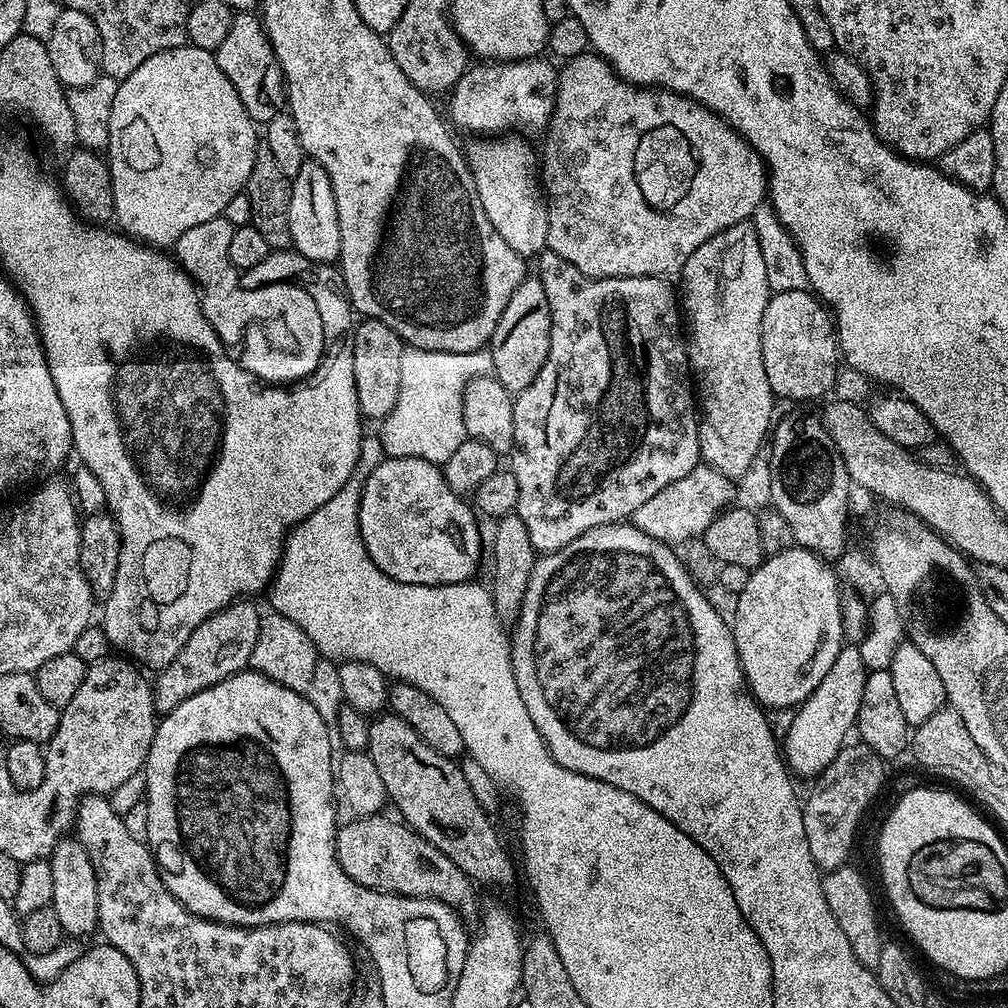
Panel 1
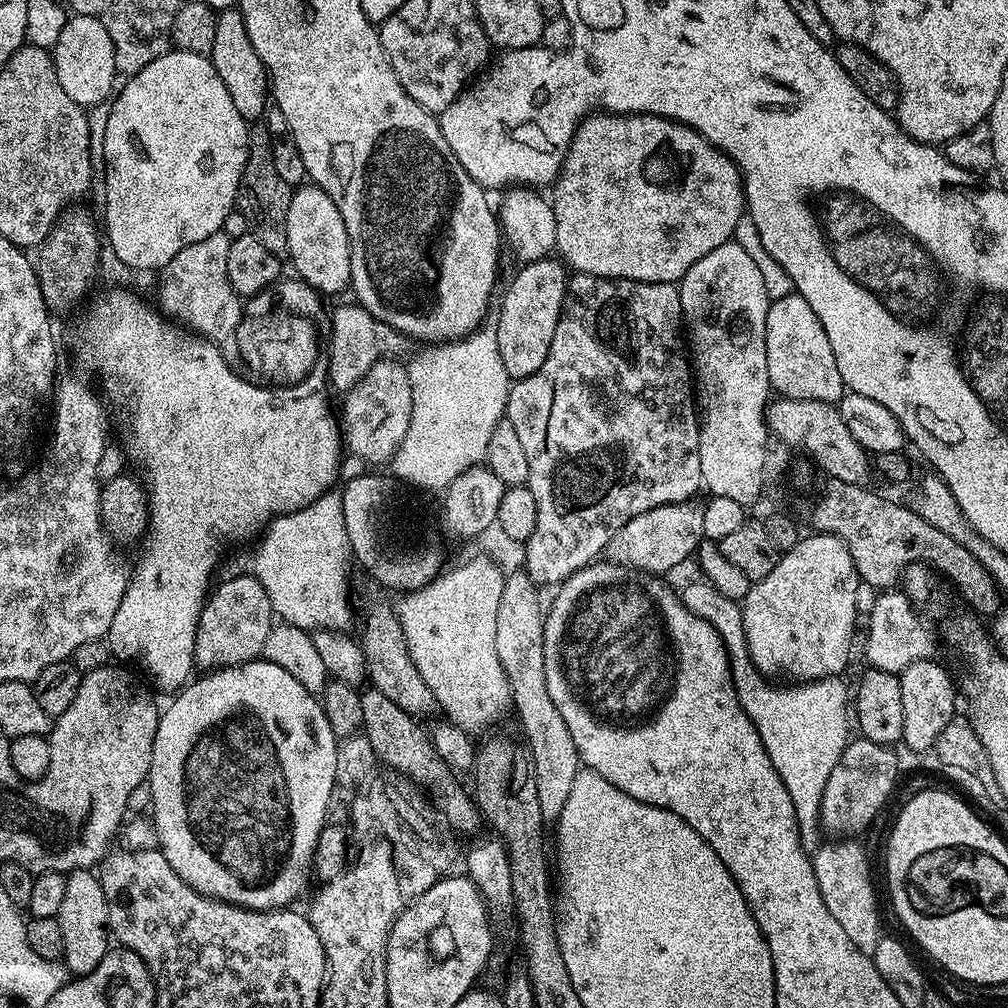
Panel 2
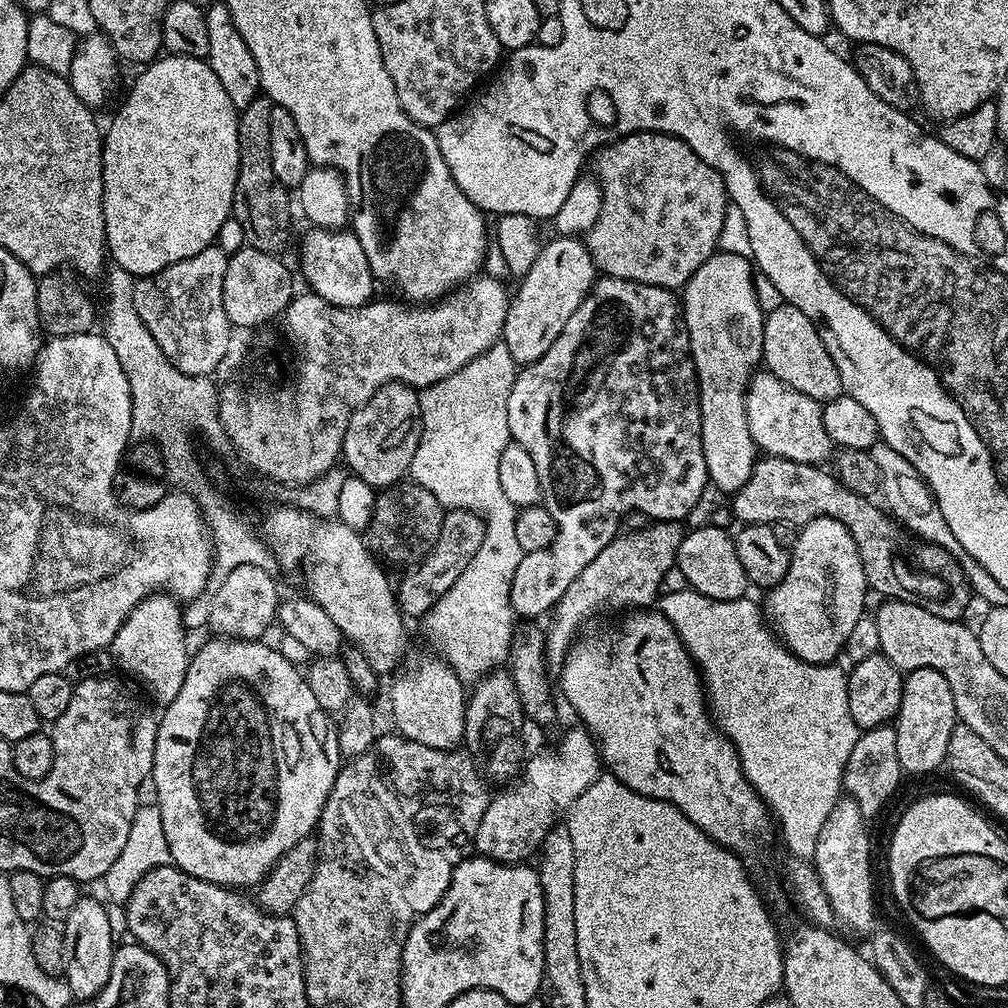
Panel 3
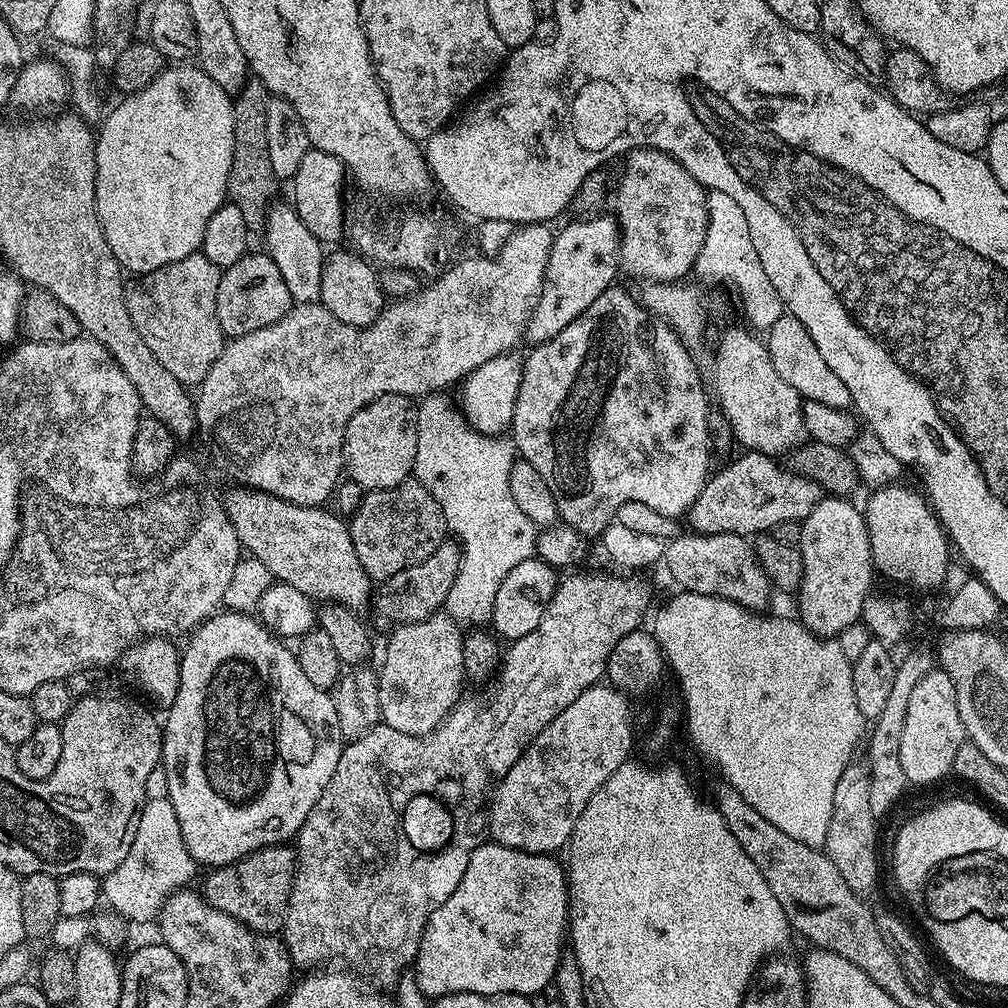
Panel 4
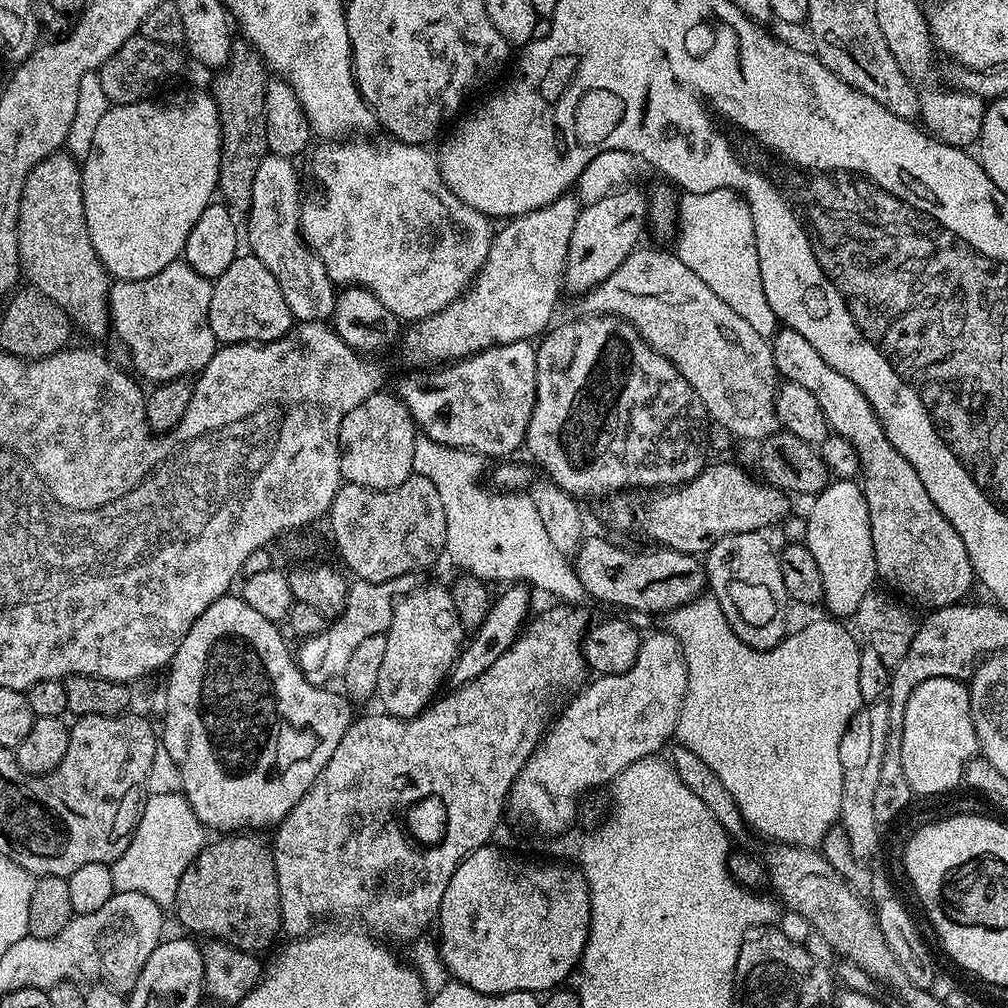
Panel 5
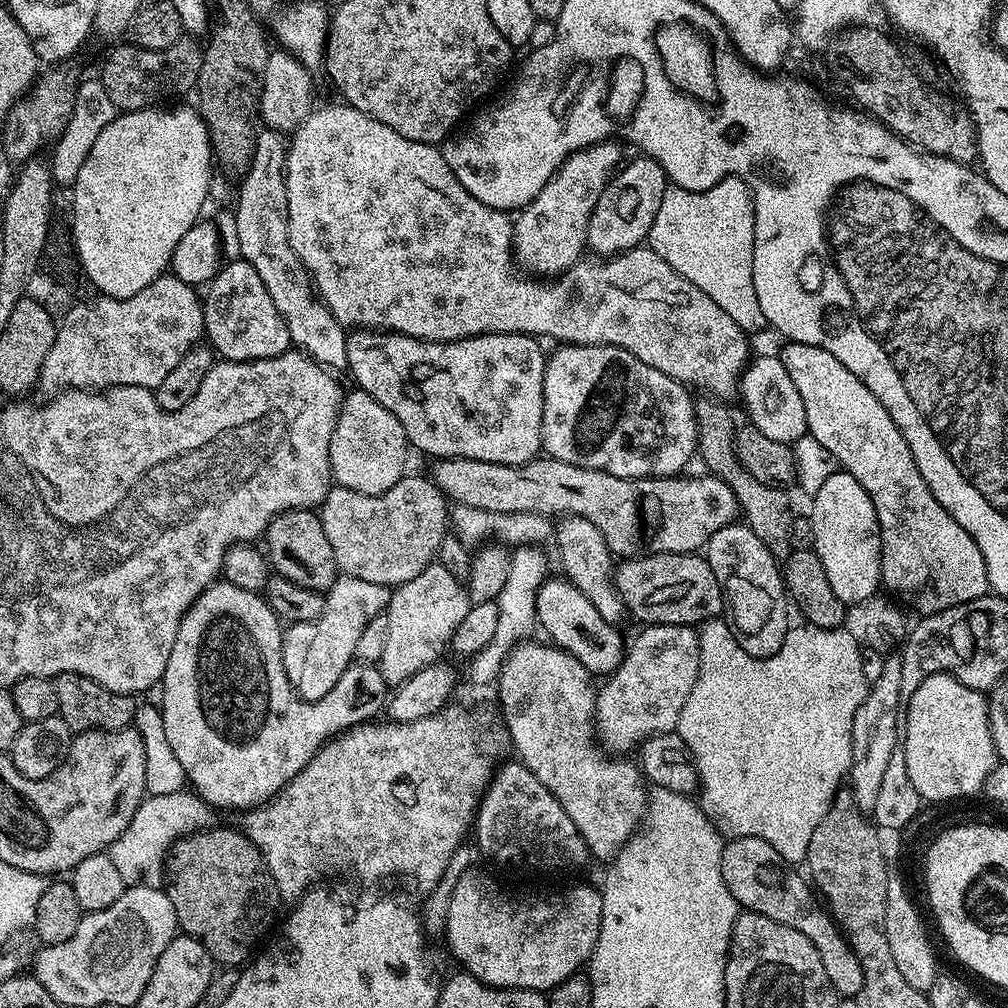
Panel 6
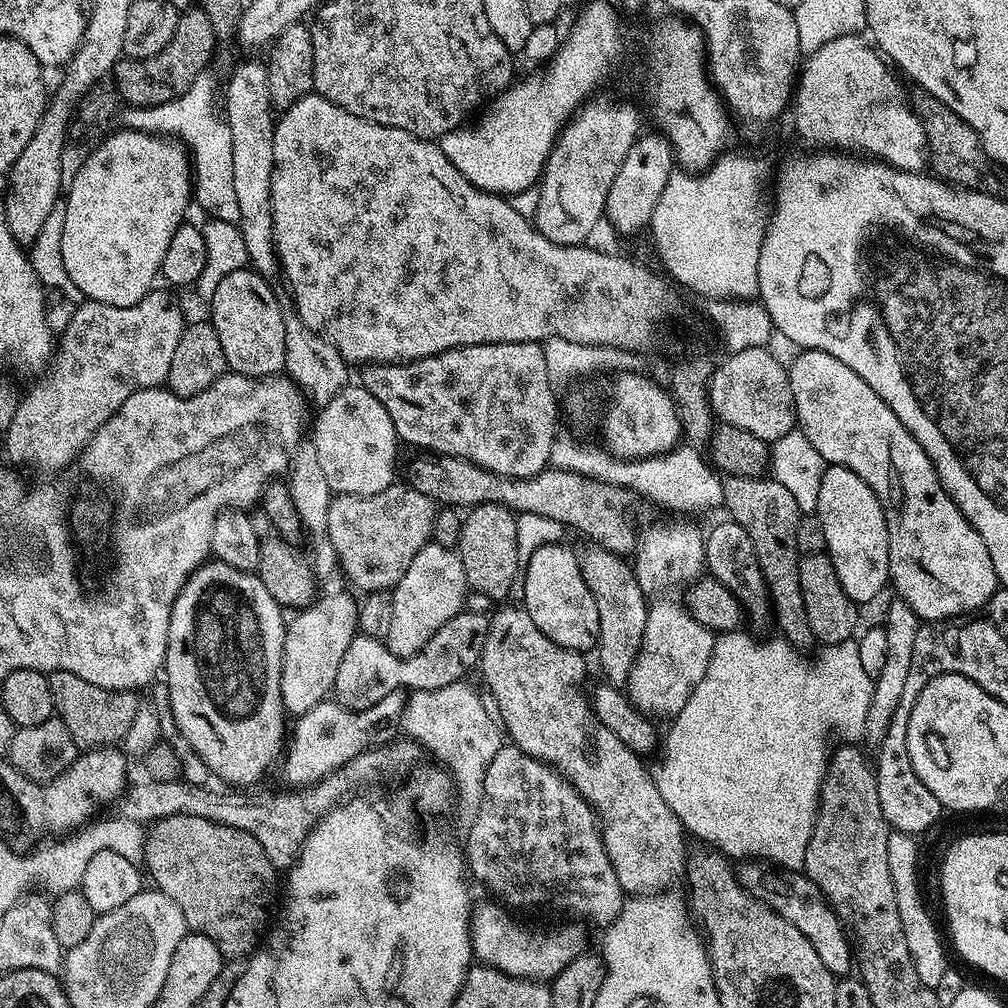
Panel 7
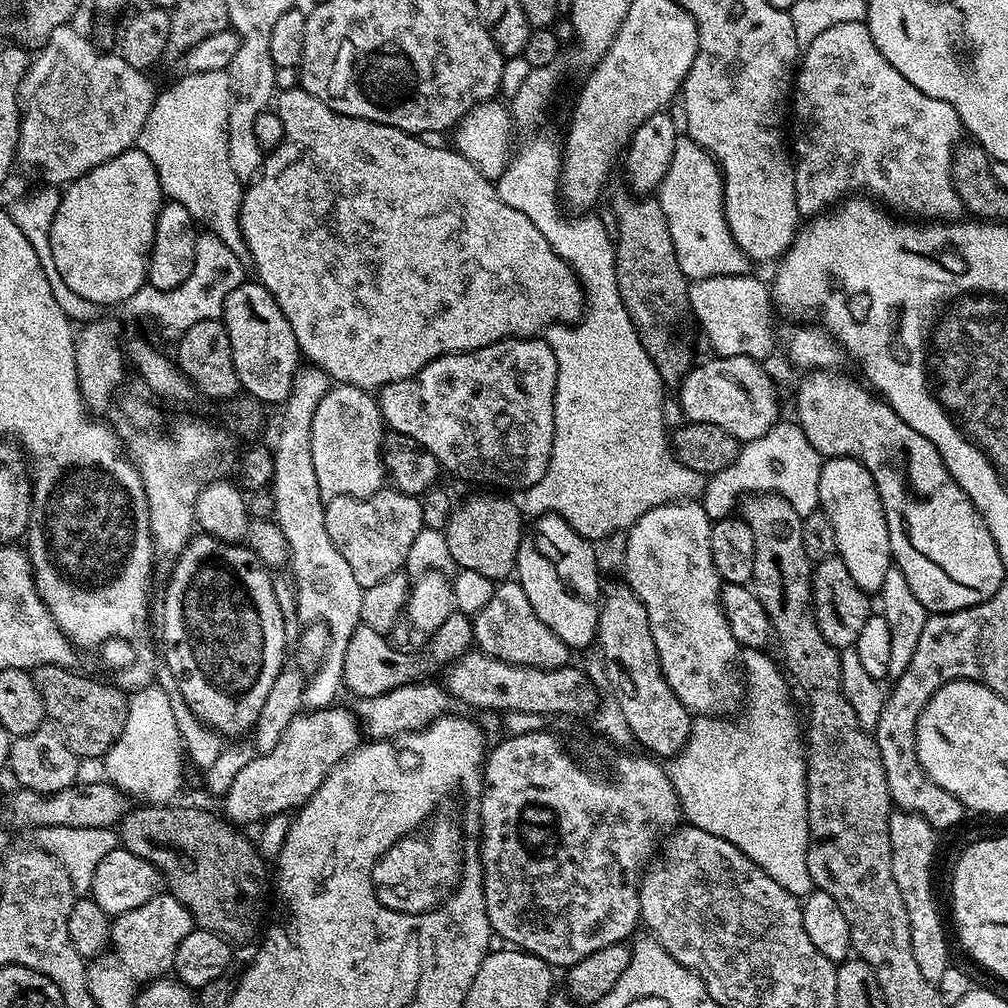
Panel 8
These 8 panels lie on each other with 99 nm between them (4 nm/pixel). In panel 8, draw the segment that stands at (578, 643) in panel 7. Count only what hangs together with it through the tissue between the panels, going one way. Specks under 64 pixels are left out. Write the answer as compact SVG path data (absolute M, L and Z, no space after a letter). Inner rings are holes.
M557 514L535 517L518 546L515 579L526 590L534 614L562 638L570 650L593 647L602 603L602 579L593 541L576 533Z

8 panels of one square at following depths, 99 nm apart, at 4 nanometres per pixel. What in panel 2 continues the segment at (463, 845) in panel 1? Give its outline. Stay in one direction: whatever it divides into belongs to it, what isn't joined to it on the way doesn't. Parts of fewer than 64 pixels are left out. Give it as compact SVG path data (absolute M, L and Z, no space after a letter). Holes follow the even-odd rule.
M368 686L360 692L360 697L362 698L362 722L364 723L362 734L370 738L370 746L374 746L377 761L381 765L385 764L385 769L400 773L412 784L426 790L435 811L437 813L440 811L444 815L445 822L449 824L445 825L453 833L478 831L480 824L482 825L482 817L475 799L470 795L469 789L467 792L456 781L459 779L454 775L452 769L446 766L446 762L442 762L438 750L434 750L431 735L426 728L424 732L423 726L420 725L423 723L417 717L406 714L402 706L394 706L394 702L390 702L390 698L382 694L382 690Z

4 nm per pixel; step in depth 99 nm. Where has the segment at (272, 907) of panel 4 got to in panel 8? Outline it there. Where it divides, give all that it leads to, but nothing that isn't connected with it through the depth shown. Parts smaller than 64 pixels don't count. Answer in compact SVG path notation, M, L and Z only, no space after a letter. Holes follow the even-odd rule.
M145 803L143 805L143 807L144 808L133 807L131 810L129 810L129 812L127 814L124 815L123 820L120 821L120 823L118 825L119 843L130 854L134 854L138 858L142 858L146 862L150 862L152 865L154 865L154 867L156 867L156 869L158 869L158 871L160 872L160 875L162 877L163 883L166 885L167 891L174 898L178 898L178 902L182 902L182 906L186 906L186 910L188 911L188 913L190 913L192 915L193 925L195 925L195 927L198 927L198 928L204 928L204 929L206 929L207 932L213 932L214 934L218 934L219 936L224 937L224 939L229 942L237 942L236 940L248 940L251 938L252 935L255 934L256 931L258 931L257 933L259 933L261 931L262 925L265 923L263 908L264 908L264 864L266 864L266 860L265 860L265 857L261 856L259 848L257 848L254 843L253 837L251 835L249 837L243 836L243 834L240 833L243 831L241 831L241 829L239 827L236 827L234 824L227 822L223 815L217 814L217 816L215 816L214 813L207 812L207 810L204 808L168 808L168 807L172 807L172 806L165 806L163 803L158 803L158 804Z

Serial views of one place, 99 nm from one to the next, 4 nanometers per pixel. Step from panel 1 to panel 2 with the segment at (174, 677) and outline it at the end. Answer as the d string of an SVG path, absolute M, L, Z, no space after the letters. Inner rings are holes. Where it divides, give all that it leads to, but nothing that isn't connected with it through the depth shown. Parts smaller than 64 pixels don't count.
M247 574L228 576L220 585L218 584L215 585L214 591L209 595L204 609L200 611L198 626L196 627L194 664L200 670L235 668L257 659L261 655L267 635L270 634L274 625L274 613L270 606L270 598L266 594L266 590L262 590L262 582L258 582L255 576Z

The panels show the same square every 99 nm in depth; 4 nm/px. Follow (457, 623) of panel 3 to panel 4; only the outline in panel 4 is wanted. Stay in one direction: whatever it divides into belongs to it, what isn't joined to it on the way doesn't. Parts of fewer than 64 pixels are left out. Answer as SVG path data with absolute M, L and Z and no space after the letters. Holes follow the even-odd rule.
M429 394L417 405L416 413L416 448L413 477L434 496L442 506L445 525L450 529L460 546L460 565L458 578L450 586L446 605L447 615L457 622L468 626L484 626L492 619L494 594L502 586L502 578L522 562L536 556L536 538L538 526L522 514L518 502L510 489L510 470L513 468L518 453L509 437L486 436L469 427L462 412L442 394Z

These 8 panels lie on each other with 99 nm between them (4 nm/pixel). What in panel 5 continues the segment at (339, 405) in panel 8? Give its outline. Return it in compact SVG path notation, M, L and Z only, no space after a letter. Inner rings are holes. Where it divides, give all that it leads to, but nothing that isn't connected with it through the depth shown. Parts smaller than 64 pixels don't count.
M381 390L370 394L366 402L354 406L340 427L340 475L347 483L363 488L397 488L410 478L414 466L414 448L418 437L416 423L399 395Z

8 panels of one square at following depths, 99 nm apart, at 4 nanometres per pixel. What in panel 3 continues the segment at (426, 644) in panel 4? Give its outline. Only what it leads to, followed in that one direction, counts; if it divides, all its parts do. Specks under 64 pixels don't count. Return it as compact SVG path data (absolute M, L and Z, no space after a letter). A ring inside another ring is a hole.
M439 655L420 656L417 660L411 660L407 661L406 667L392 684L392 720L396 723L395 731L405 740L425 744L434 750L459 749L464 739L466 718L465 681L459 680L456 671Z

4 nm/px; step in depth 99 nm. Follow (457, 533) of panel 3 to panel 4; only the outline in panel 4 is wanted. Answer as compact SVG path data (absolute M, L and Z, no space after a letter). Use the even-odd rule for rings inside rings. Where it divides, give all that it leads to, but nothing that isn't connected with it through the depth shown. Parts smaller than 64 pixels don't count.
M459 543L440 544L438 550L434 550L430 558L426 558L426 562L418 562L418 566L406 566L406 570L398 570L394 578L379 585L378 595L374 600L377 614L384 620L392 619L391 623L396 626L430 618L447 605L450 586L454 586L454 578L458 578L459 565Z

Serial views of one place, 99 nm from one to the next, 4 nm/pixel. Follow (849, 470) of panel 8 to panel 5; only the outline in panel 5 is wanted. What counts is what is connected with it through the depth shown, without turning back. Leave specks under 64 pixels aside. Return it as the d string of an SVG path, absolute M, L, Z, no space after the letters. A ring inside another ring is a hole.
M833 479L827 488L816 493L811 504L812 509L806 512L806 543L818 562L818 570L822 570L823 607L828 607L836 618L855 617L859 602L878 580L864 489L855 479Z

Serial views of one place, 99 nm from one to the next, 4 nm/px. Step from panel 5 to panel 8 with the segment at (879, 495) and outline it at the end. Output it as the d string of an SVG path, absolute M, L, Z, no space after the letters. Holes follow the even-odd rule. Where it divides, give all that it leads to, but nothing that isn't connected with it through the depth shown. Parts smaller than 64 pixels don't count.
M812 370L805 376L808 377L796 392L795 419L806 438L810 438L810 446L814 446L821 457L849 456L870 470L874 486L878 486L890 530L892 563L906 574L906 582L910 582L910 590L914 590L918 602L922 602L929 614L935 614L957 612L990 599L1006 583L1006 570L1002 566L998 546L966 490L962 490L962 486L954 482L950 470L946 470L946 462L942 462L936 447L922 438L918 430L910 430L895 410L879 395L869 391L859 379L851 380L840 370Z

